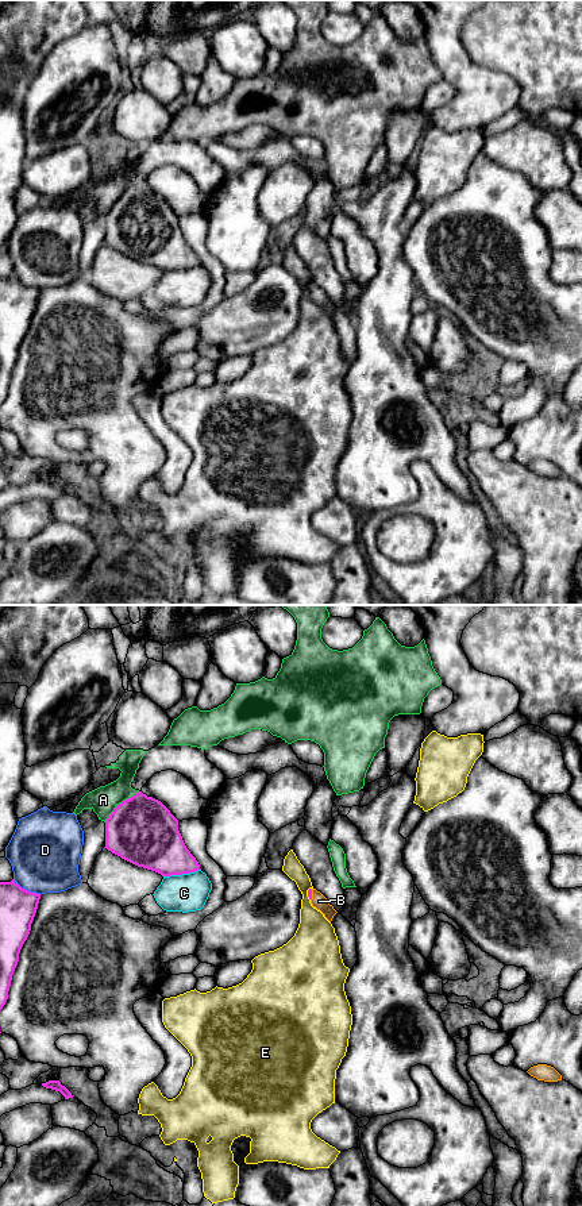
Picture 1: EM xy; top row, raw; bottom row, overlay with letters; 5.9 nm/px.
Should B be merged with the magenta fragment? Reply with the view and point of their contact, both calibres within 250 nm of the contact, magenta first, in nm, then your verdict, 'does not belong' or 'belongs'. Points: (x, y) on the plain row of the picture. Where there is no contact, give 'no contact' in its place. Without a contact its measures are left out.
contact xy (311, 289); calibres 30 and 90 nm; belongs

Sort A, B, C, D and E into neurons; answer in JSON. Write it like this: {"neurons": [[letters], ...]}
{"neurons": [["A"], ["B"], ["C"], ["D"], ["E"]]}

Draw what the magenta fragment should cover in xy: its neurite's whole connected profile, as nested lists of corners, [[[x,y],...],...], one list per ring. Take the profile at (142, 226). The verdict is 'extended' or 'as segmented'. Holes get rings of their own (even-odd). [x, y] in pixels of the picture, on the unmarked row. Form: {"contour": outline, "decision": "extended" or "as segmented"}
{"contour": [[[138,186],[105,215],[105,242],[162,271],[201,265],[178,226],[178,215],[158,194]]], "decision": "as segmented"}

